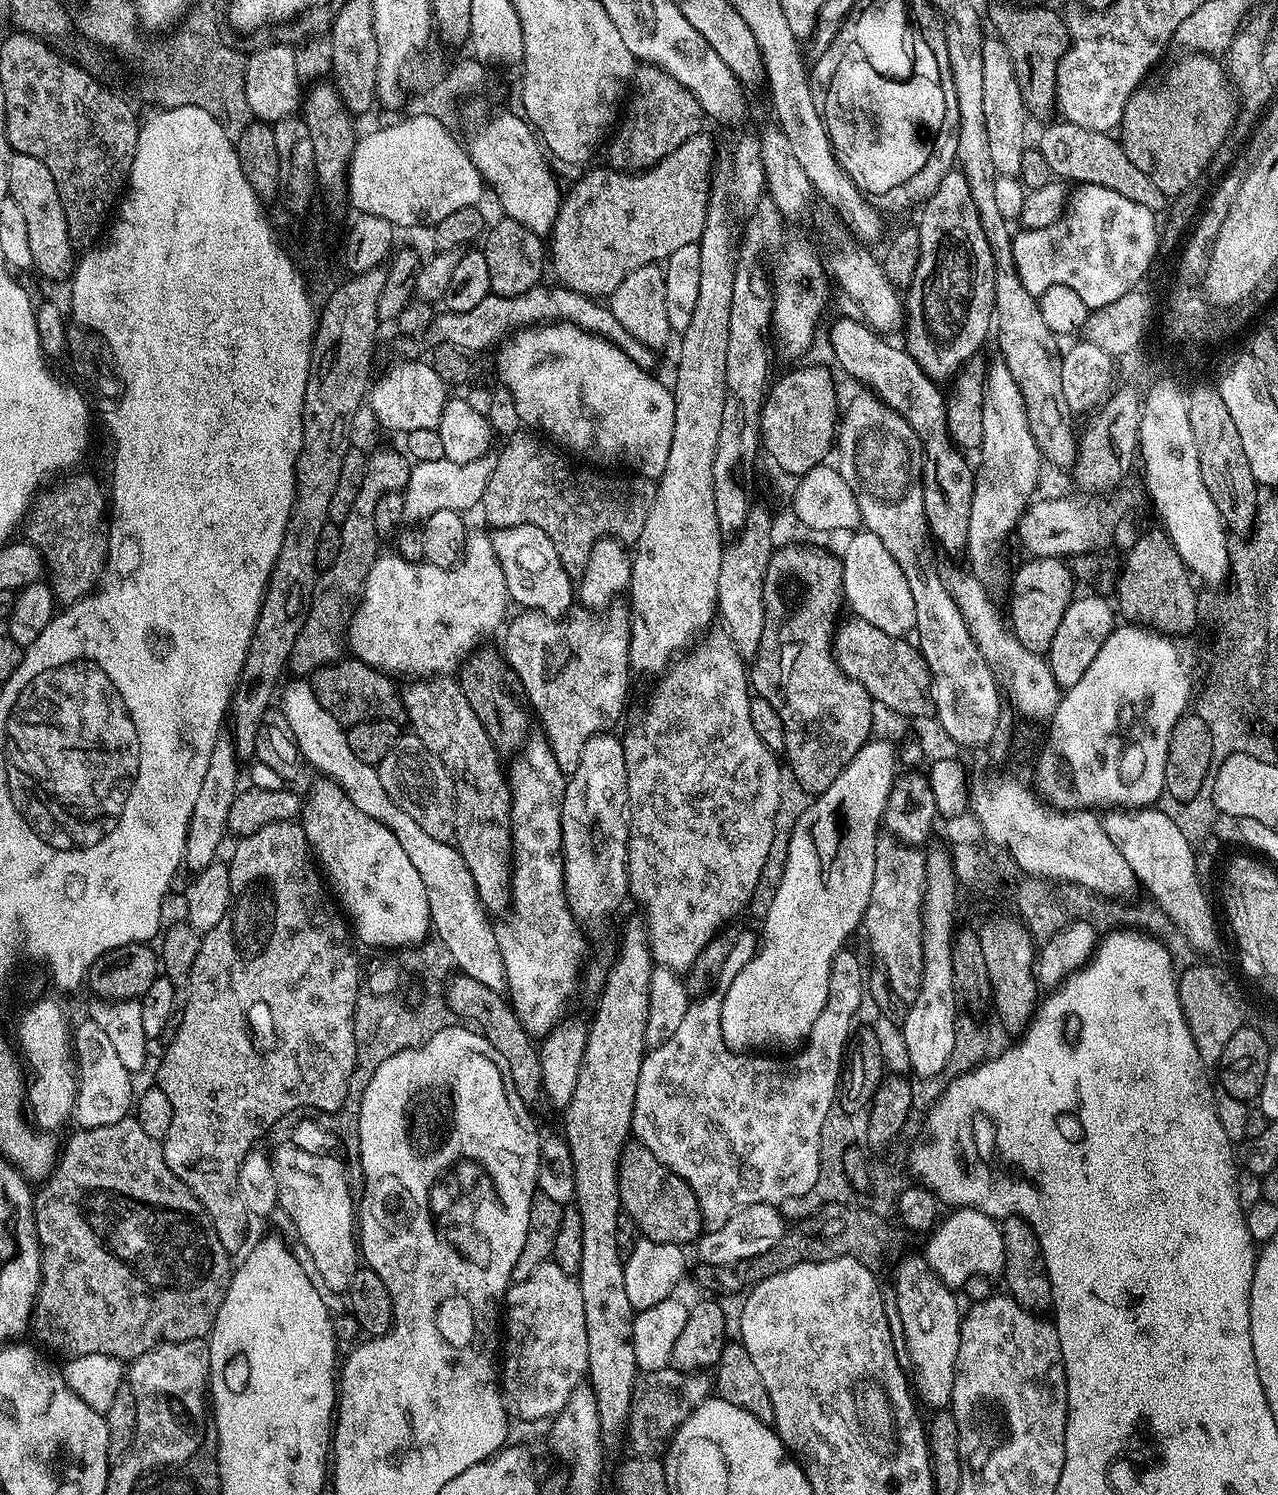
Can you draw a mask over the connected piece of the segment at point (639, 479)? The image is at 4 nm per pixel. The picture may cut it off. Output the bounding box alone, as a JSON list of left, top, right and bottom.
[482,456,656,574]

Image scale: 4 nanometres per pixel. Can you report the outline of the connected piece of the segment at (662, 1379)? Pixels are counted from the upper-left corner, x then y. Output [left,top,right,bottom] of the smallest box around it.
[626,1366,712,1457]

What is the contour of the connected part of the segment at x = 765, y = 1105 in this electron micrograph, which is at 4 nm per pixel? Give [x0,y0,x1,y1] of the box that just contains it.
[632,986,832,1232]

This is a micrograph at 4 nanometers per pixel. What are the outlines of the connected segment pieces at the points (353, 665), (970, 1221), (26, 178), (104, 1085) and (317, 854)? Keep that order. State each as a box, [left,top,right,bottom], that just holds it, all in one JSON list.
[[310,658,405,726],[922,1207,1004,1289],[6,152,78,281],[74,1018,134,1128],[300,796,431,948]]

